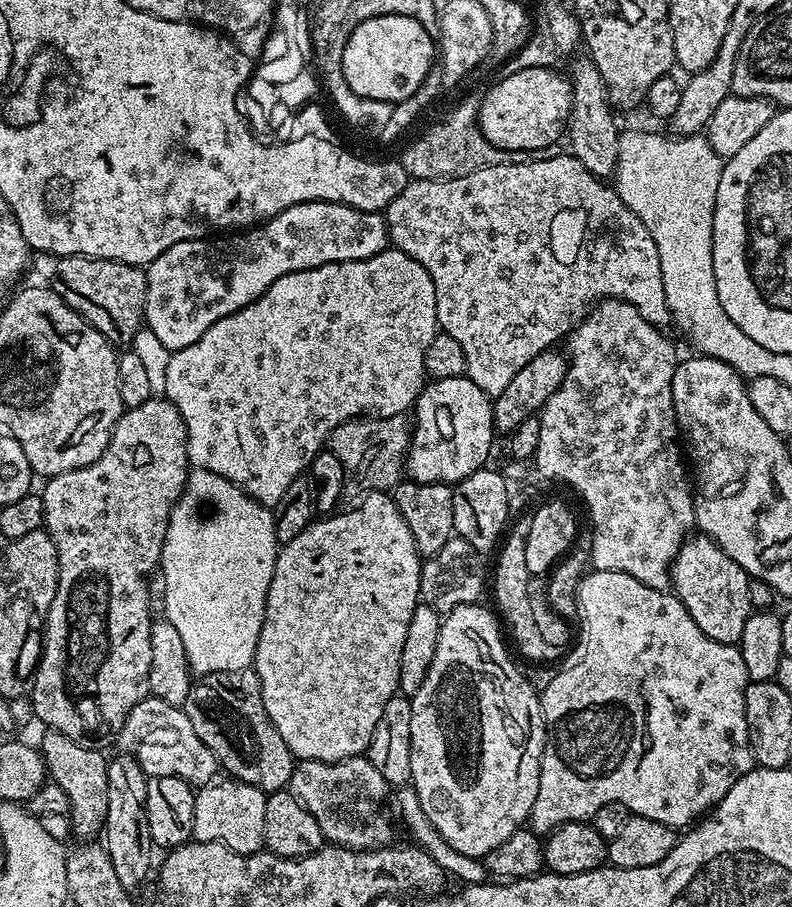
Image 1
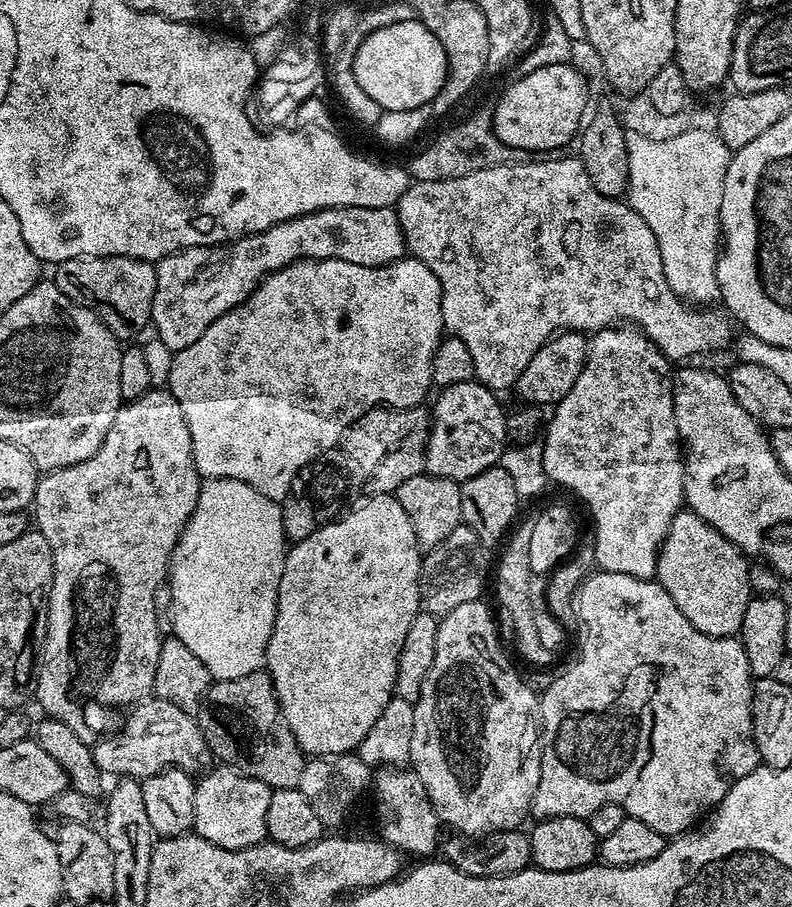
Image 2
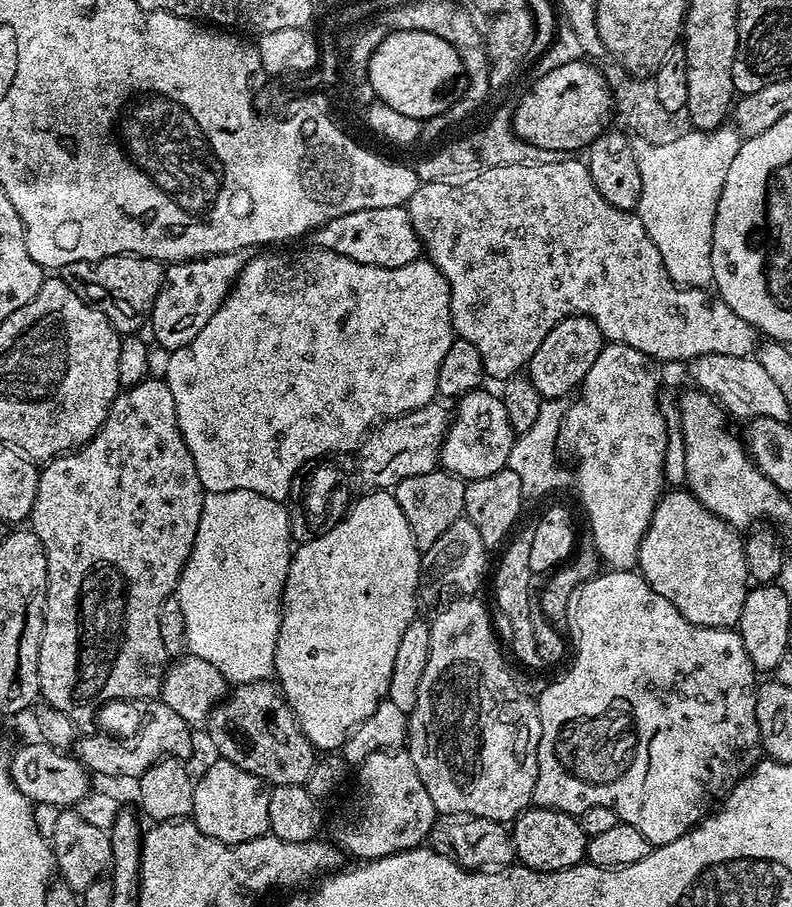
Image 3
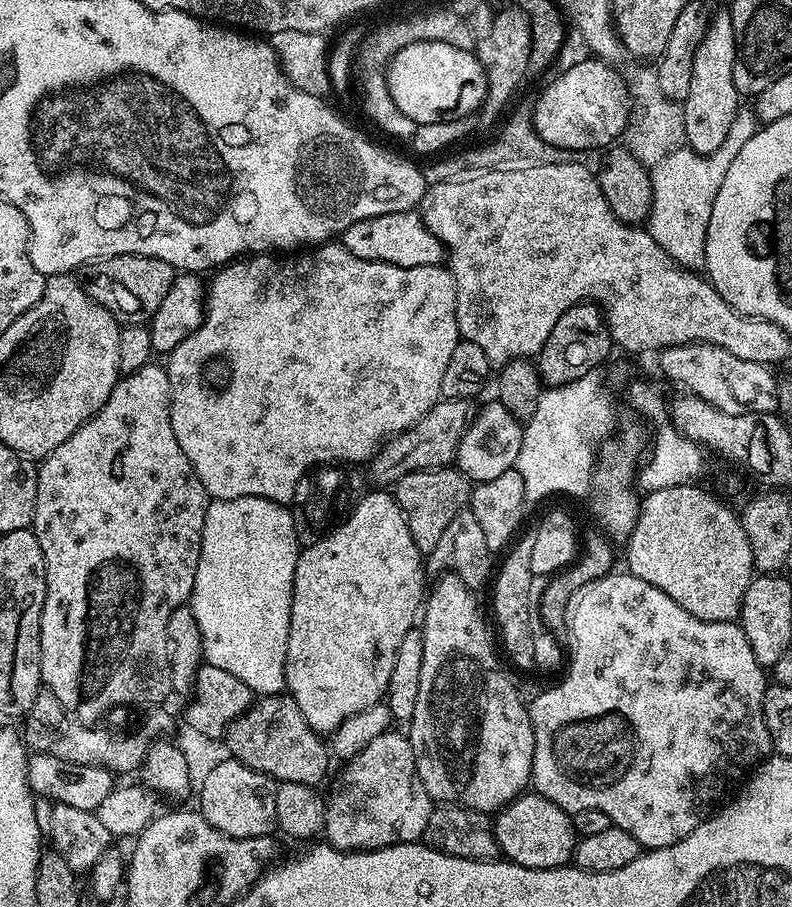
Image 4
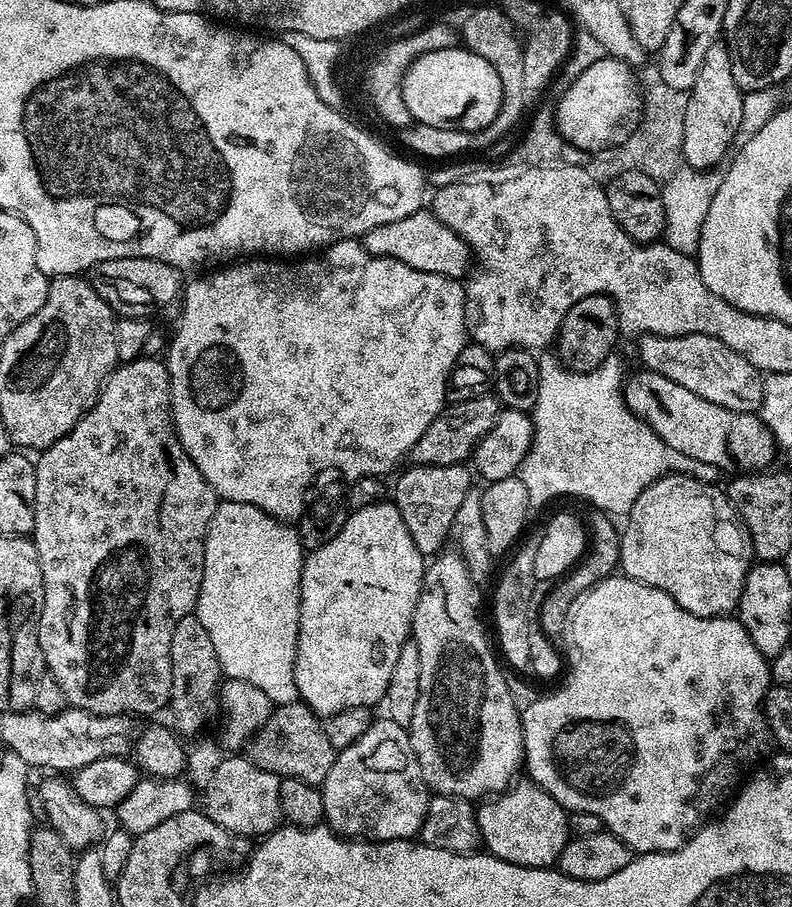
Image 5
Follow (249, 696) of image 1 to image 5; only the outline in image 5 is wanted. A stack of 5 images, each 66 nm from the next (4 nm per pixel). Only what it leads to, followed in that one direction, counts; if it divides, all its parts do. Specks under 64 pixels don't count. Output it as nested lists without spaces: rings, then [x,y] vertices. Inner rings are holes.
[[[303,702],[295,704],[281,704],[273,707],[270,718],[260,727],[250,740],[250,758],[258,766],[262,766],[262,770],[270,770],[276,776],[287,778],[289,780],[301,780],[307,784],[320,786],[329,773],[330,768],[334,765],[337,748],[330,746],[330,738],[326,738],[326,730],[322,723],[321,717],[315,712],[308,709],[308,705]]]

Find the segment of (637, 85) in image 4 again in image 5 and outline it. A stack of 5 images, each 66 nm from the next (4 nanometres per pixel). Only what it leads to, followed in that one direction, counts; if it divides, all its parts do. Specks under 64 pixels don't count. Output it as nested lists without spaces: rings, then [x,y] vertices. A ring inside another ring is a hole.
[[[653,82],[642,92],[642,115],[640,125],[617,148],[607,148],[595,153],[587,165],[588,173],[601,182],[611,182],[622,172],[641,172],[658,182],[667,181],[681,167],[682,142],[686,126],[686,102],[688,93],[670,86]]]

